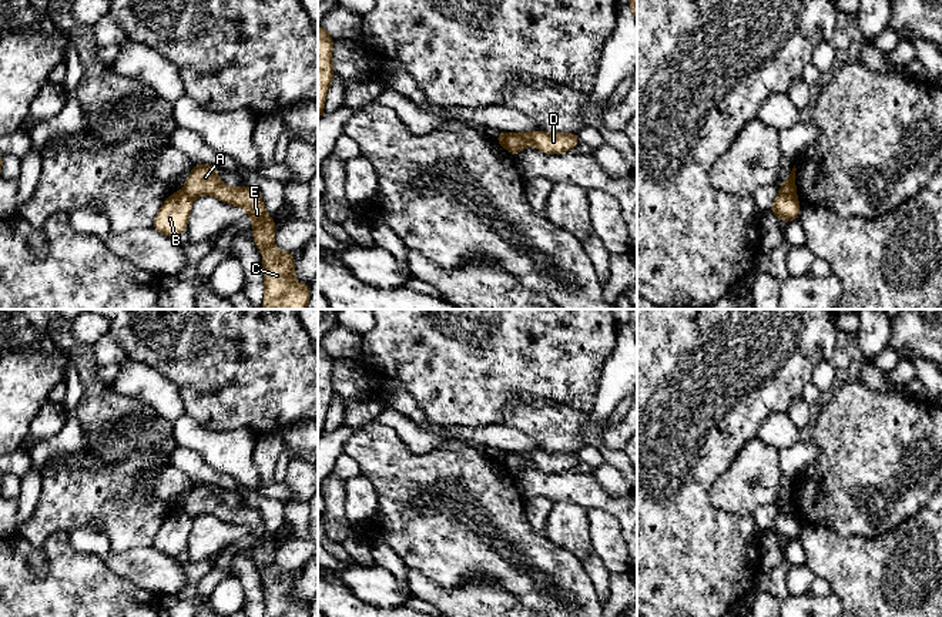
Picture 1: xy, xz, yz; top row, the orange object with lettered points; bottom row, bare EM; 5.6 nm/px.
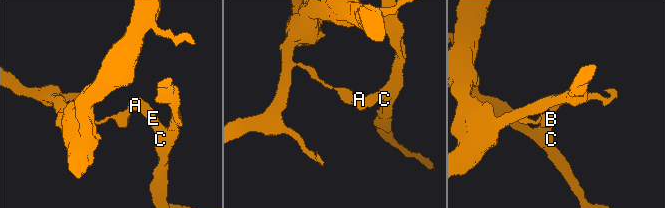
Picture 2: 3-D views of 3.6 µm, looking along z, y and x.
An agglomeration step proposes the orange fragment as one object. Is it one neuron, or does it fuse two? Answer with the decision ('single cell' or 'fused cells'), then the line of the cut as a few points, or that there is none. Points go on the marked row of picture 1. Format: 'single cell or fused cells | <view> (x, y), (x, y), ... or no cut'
fused cells | yz (780, 191), (795, 198)

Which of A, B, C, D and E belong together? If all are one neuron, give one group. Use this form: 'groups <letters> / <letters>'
groups A C D E / B

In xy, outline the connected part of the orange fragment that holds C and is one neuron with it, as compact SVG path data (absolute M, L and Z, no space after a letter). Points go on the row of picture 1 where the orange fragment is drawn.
M200 164L191 168L184 192L192 199L202 194L237 207L248 209L248 217L254 221L254 244L264 254L264 284L265 294L262 309L306 309L309 301L311 284L298 284L294 281L292 252L278 251L274 247L276 224L265 211L261 194L245 185L242 188L227 187L212 164Z

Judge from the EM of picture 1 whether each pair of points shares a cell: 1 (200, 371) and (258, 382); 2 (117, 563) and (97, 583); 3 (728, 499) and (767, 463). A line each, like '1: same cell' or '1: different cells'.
1: same cell
2: different cells
3: same cell

